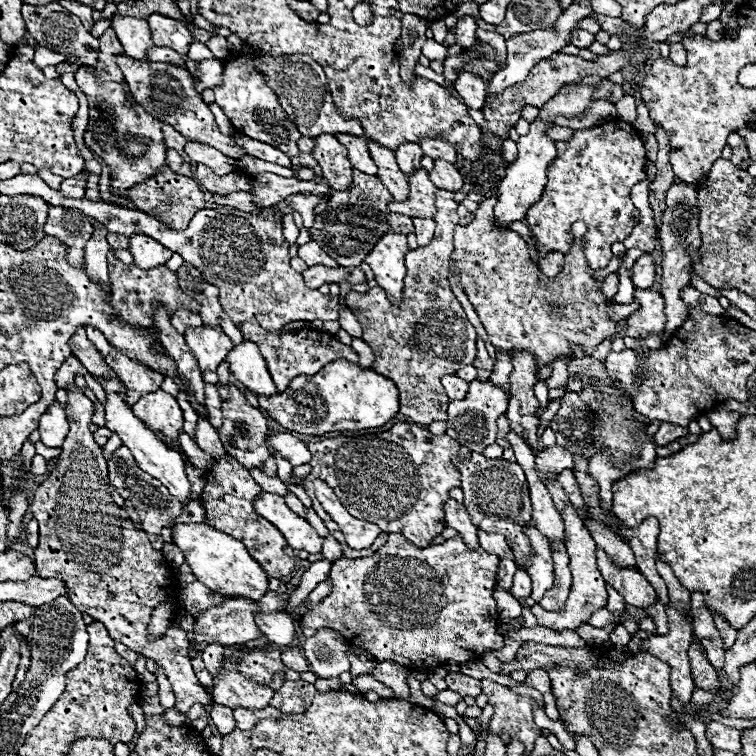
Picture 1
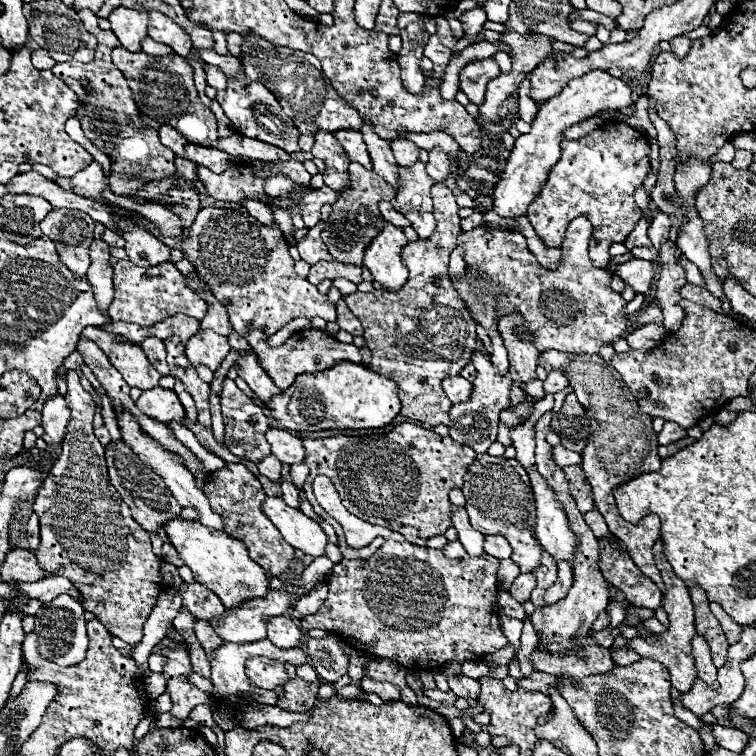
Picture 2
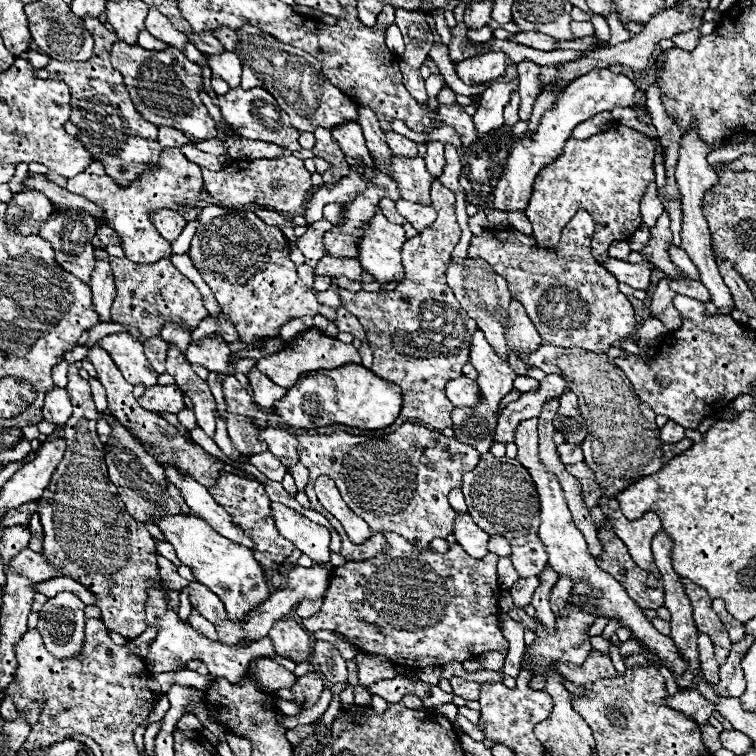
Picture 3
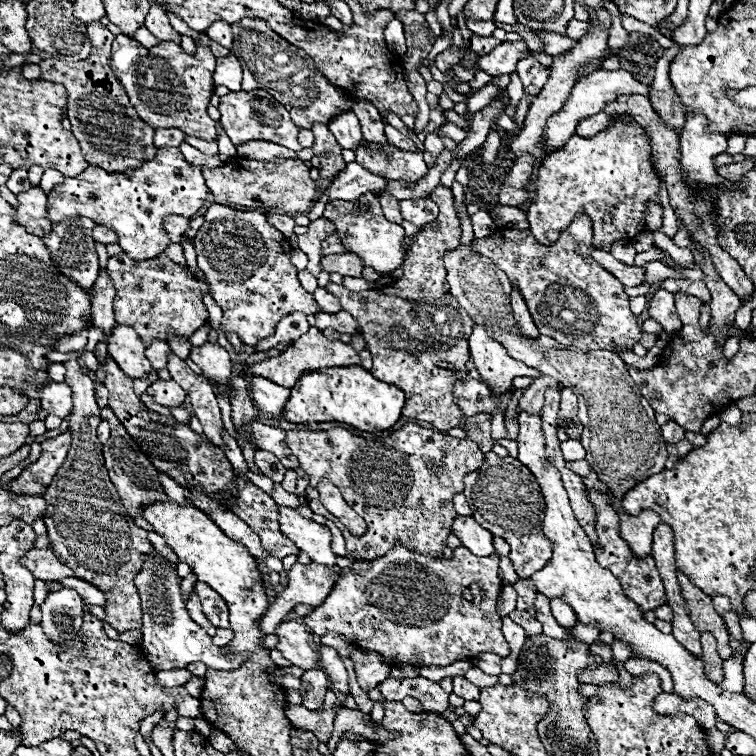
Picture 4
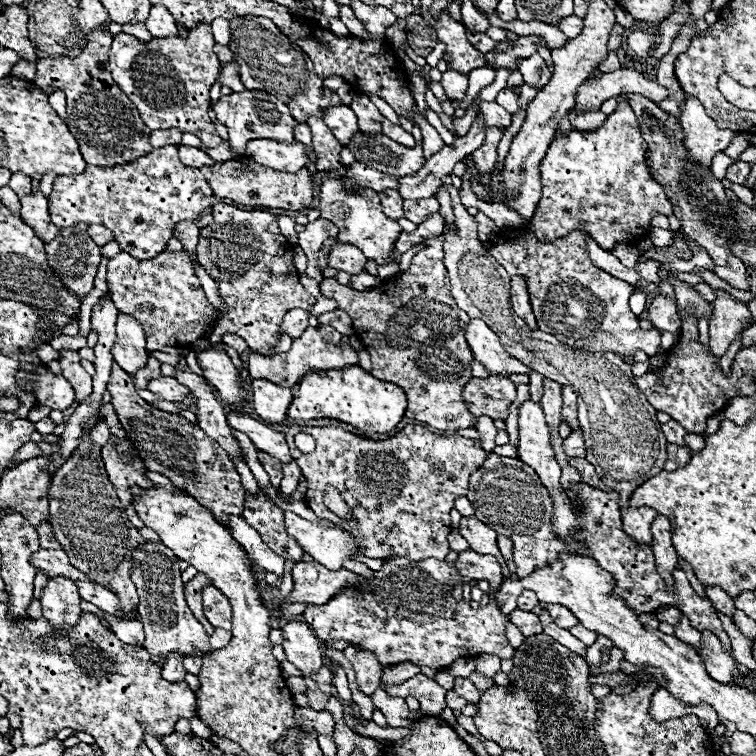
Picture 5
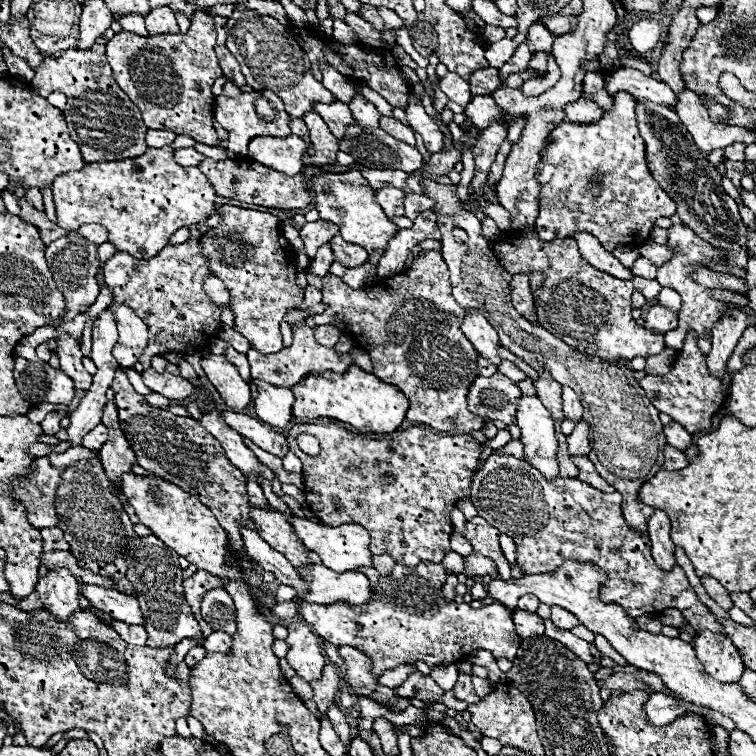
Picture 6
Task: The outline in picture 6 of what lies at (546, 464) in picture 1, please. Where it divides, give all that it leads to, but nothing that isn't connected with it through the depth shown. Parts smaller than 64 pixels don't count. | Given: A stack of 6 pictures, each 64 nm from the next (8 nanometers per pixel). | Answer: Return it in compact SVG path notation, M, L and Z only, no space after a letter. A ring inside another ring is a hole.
M582 420L576 424L574 432L568 436L568 452L572 456L586 456L590 452L590 440L588 440L588 424Z

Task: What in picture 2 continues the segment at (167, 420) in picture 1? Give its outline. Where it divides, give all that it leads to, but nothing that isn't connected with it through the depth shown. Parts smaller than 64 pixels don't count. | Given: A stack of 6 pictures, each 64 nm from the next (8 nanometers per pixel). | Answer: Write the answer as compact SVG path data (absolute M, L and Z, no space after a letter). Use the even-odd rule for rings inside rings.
M160 386L142 392L142 396L136 400L136 406L144 414L148 414L160 422L166 422L166 424L170 420L182 422L182 418L184 418L184 406L180 404L176 392L160 388Z

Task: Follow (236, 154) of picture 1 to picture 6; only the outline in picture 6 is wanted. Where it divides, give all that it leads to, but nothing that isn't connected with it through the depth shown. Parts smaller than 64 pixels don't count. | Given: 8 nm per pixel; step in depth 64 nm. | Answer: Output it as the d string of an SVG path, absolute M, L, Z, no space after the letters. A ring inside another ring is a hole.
M204 10L192 14L188 32L170 36L138 36L120 32L106 44L106 58L114 70L118 86L142 110L144 124L154 130L188 134L200 144L216 146L220 140L212 126L214 94L212 84L222 76L214 52L216 28Z

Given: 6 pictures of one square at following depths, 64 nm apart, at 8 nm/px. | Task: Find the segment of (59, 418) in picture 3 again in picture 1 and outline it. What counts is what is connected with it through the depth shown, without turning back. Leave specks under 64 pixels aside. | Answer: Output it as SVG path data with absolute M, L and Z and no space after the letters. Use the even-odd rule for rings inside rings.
M54 402L48 406L44 416L40 418L40 440L50 448L60 448L64 442L64 436L68 434L68 418L64 408Z

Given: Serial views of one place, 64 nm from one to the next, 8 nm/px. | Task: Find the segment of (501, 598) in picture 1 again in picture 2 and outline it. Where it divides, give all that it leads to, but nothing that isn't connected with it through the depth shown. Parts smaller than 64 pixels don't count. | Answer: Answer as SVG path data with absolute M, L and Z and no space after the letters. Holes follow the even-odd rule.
M498 592L498 606L500 606L500 614L506 614L510 618L518 618L518 620L526 620L528 614L524 612L522 604L518 604L516 600L512 600L512 596L508 592Z

